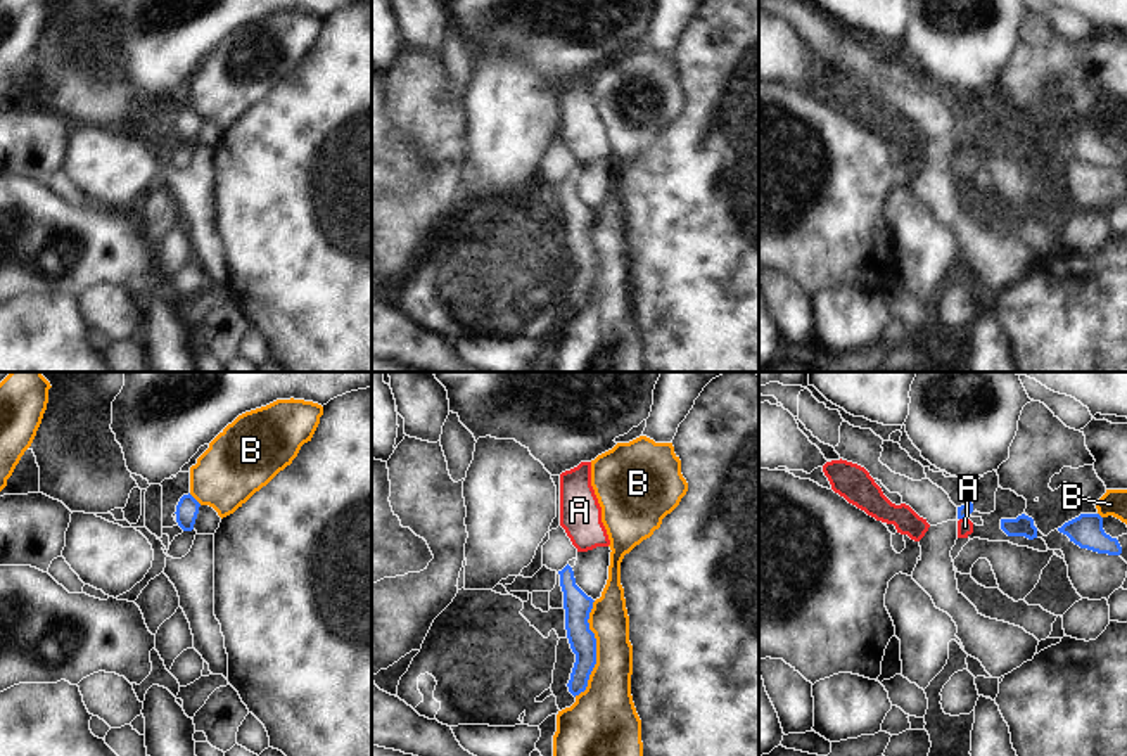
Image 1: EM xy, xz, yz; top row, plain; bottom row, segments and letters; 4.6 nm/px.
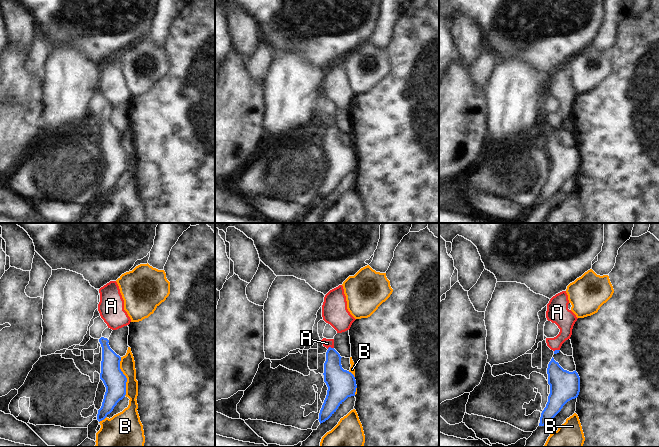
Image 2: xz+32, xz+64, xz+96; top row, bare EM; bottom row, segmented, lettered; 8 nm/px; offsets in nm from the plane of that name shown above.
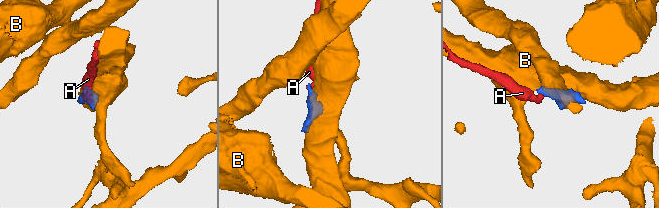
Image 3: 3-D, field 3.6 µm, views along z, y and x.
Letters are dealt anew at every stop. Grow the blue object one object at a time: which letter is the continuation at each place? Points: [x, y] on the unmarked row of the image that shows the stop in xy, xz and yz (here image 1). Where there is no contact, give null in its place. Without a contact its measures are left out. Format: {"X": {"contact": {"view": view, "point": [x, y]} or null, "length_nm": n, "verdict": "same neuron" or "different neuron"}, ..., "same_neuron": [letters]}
{"A": {"contact": {"view": "yz", "point": [961, 130]}, "length_nm": 40, "verdict": "different neuron"}, "B": {"contact": {"view": "xz", "point": [595, 263]}, "length_nm": 460, "verdict": "different neuron"}, "same_neuron": []}

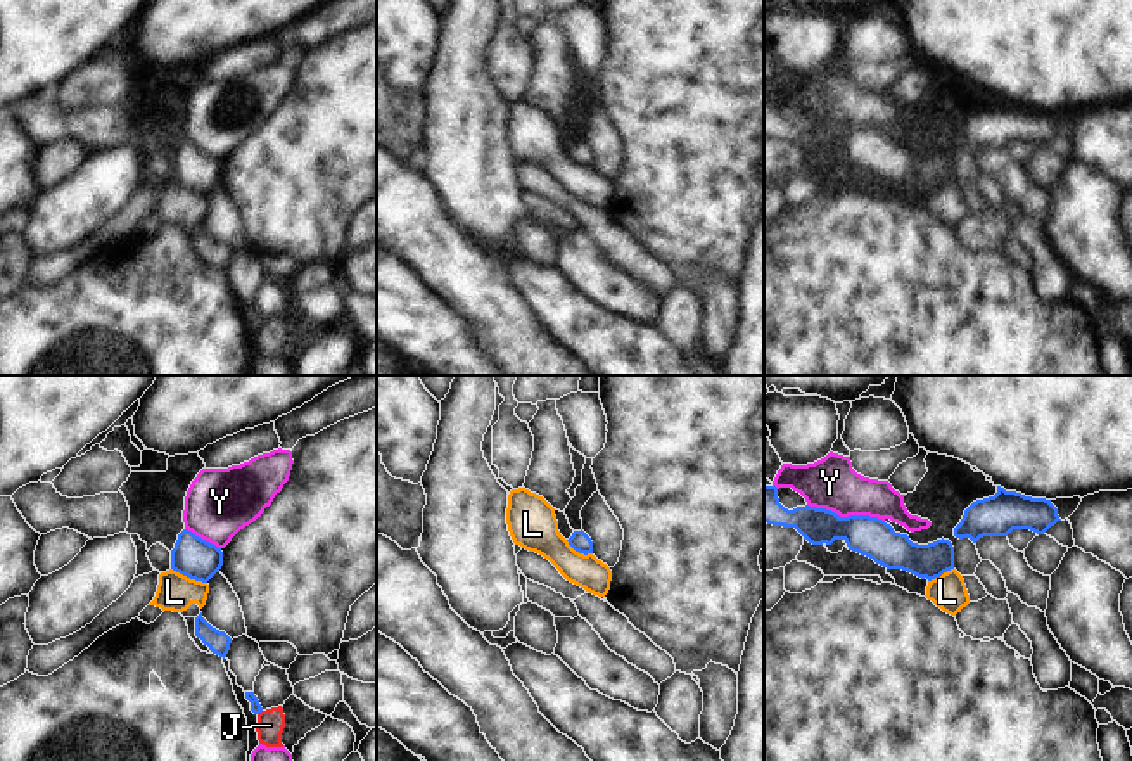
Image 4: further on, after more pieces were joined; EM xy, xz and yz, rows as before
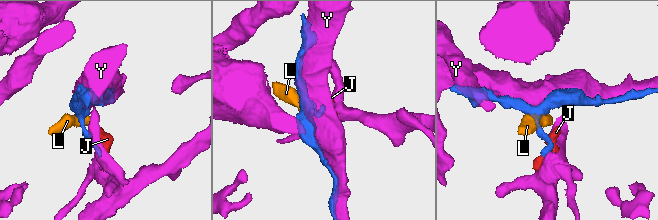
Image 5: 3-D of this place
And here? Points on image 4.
{"J": {"contact": {"view": "xy", "point": [260, 324]}, "length_nm": 40, "verdict": "different neuron"}, "L": {"contact": {"view": "xy", "point": [189, 189]}, "length_nm": 180, "verdict": "different neuron"}, "Y": {"contact": {"view": "yz", "point": [845, 130]}, "length_nm": 360, "verdict": "different neuron"}, "same_neuron": []}

